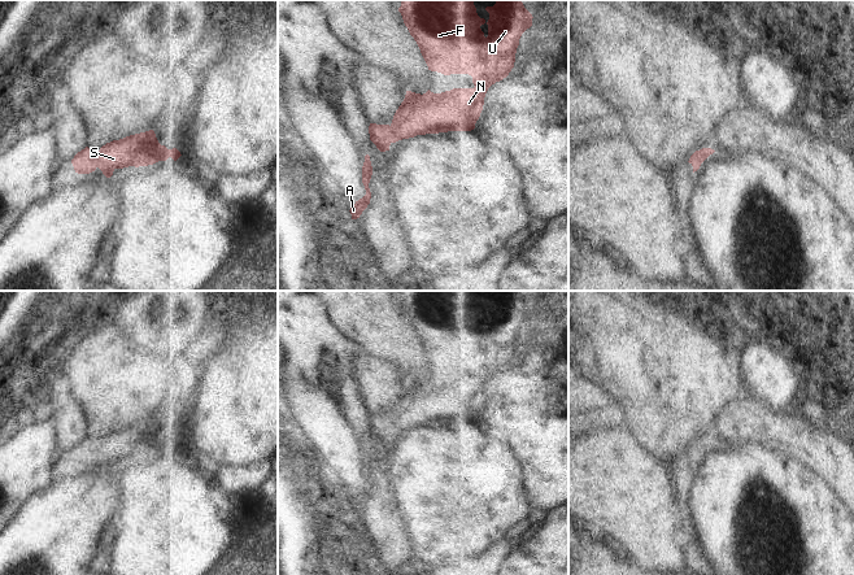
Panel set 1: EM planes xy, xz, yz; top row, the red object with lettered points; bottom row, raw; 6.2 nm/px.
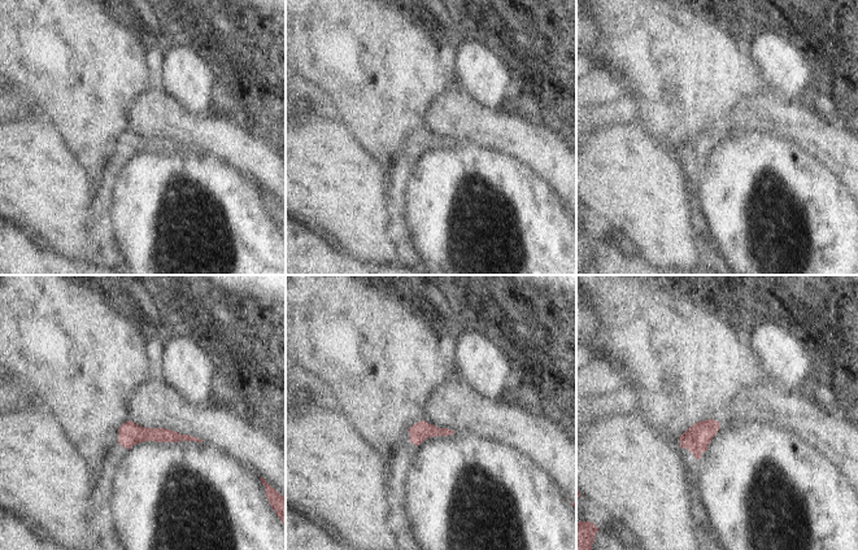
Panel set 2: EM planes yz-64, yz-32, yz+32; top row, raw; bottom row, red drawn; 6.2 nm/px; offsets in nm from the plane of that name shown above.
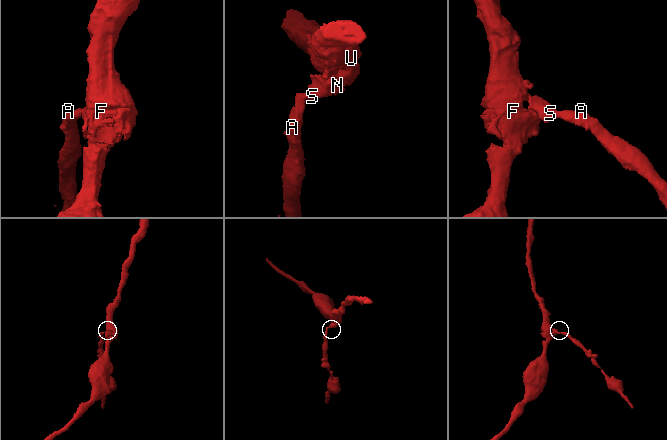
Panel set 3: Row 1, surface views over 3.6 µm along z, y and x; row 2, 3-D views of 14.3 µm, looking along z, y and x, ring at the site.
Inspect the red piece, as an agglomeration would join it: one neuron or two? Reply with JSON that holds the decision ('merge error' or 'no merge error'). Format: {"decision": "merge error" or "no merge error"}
{"decision": "no merge error"}

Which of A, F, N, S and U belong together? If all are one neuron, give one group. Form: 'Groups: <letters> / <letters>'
Groups: A F N S U

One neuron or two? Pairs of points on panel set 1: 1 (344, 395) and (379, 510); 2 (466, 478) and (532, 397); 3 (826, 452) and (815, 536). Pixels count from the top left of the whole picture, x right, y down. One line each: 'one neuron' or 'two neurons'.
1: one neuron
2: two neurons
3: two neurons

